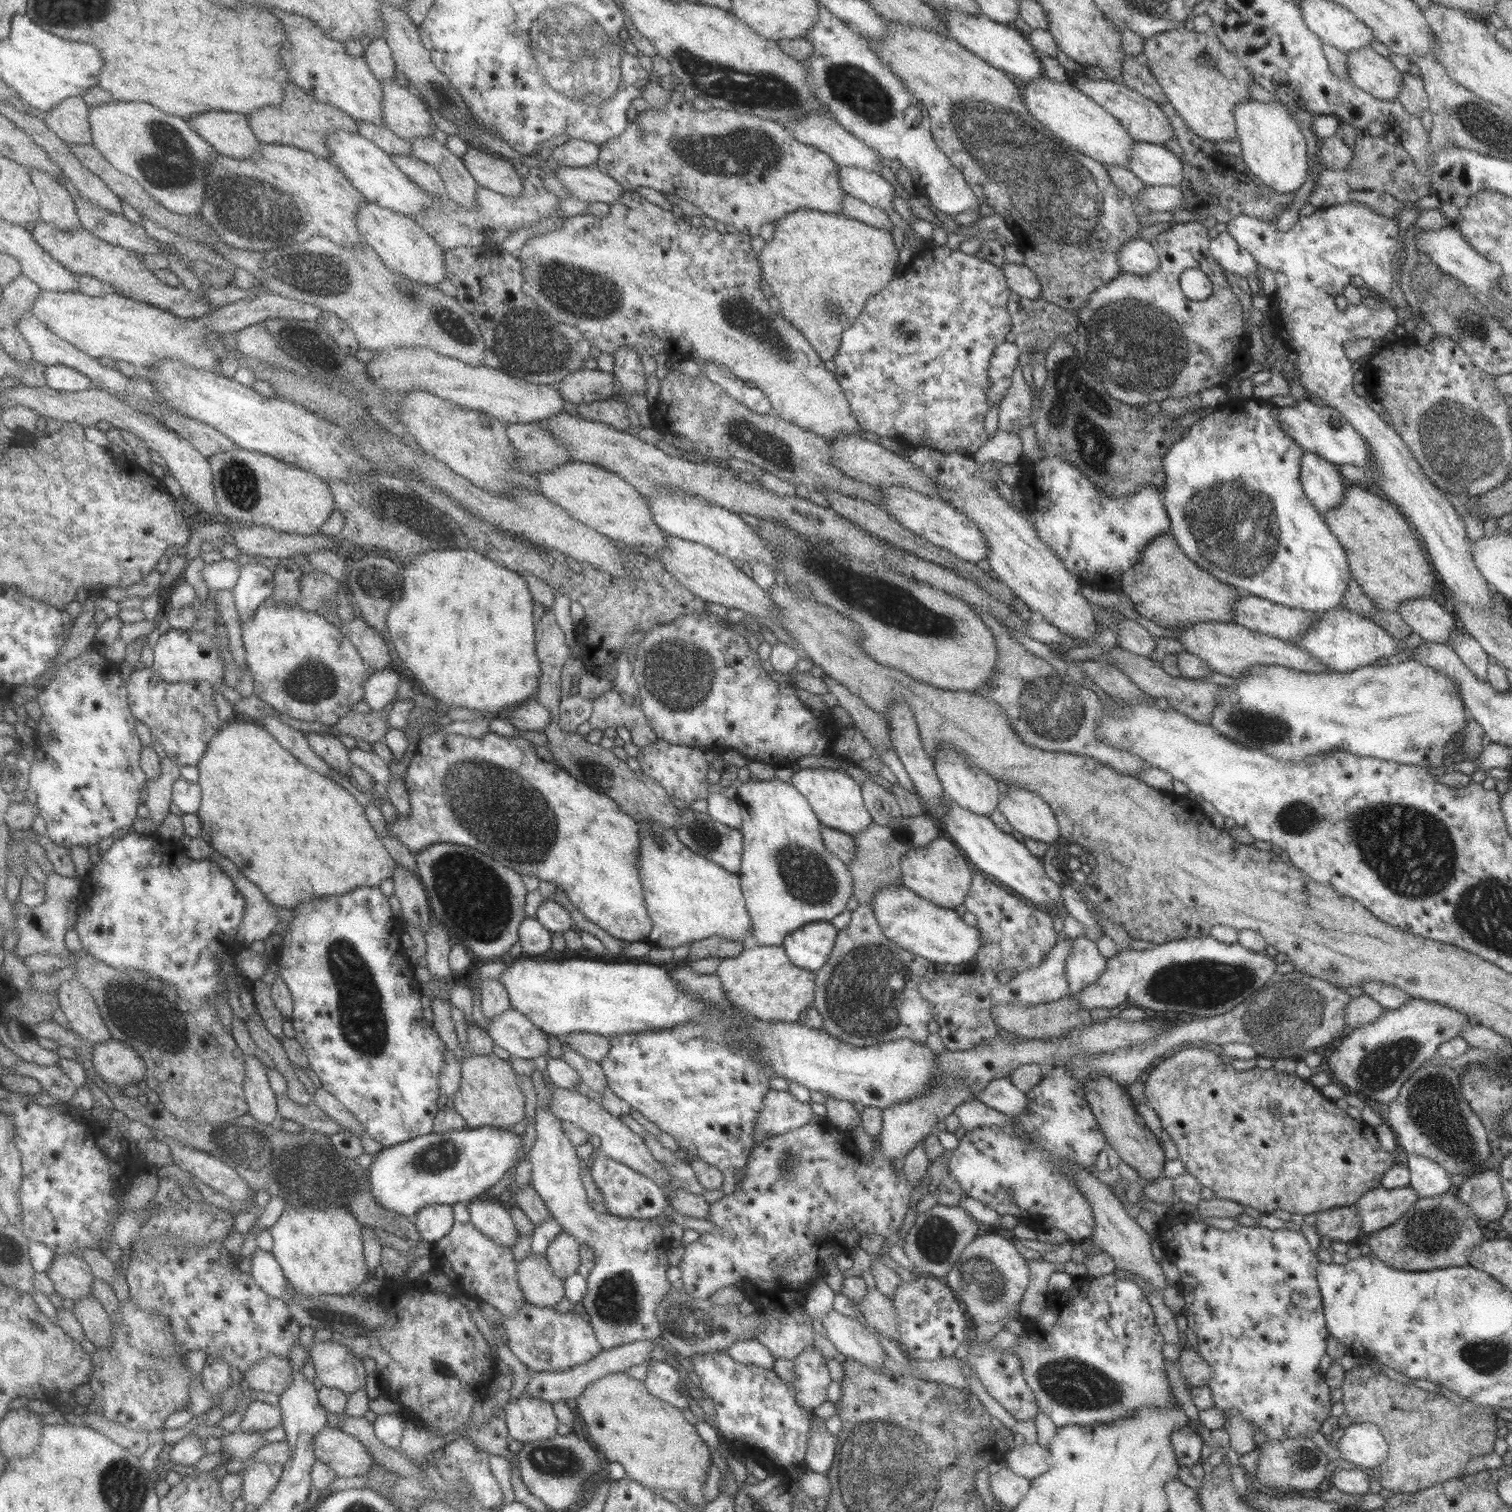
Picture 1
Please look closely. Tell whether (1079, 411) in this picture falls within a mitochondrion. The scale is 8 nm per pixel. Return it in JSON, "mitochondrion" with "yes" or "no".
{"mitochondrion":"yes"}

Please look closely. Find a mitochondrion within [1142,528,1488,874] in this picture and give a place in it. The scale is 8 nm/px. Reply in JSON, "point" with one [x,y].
{"point":[1258,728]}

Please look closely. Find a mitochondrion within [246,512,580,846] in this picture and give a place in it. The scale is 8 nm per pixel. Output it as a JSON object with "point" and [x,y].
{"point":[313,680]}

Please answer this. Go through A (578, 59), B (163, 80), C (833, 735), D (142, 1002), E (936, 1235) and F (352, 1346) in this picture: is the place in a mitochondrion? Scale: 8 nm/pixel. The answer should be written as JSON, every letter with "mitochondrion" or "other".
{"A":"mitochondrion","B":"other","C":"other","D":"mitochondrion","E":"mitochondrion","F":"other"}

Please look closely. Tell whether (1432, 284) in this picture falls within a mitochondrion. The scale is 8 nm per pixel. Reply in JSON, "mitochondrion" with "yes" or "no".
{"mitochondrion":"yes"}

